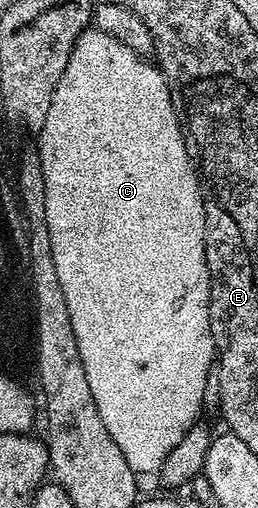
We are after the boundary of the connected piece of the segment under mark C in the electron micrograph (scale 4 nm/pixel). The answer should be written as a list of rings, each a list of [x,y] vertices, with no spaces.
[[[88,30],[79,35],[65,74],[57,82],[53,102],[49,102],[49,114],[45,126],[37,134],[37,147],[41,170],[45,174],[45,218],[48,220],[53,261],[57,268],[58,281],[61,282],[65,296],[95,296],[95,314],[91,326],[87,328],[87,350],[79,352],[85,366],[85,378],[89,378],[89,390],[93,390],[93,402],[97,402],[97,414],[105,422],[105,430],[121,446],[125,462],[137,474],[153,473],[159,470],[166,456],[200,419],[199,407],[203,404],[203,395],[207,392],[207,375],[212,375],[213,361],[217,353],[209,326],[209,302],[211,301],[211,275],[205,262],[205,210],[203,195],[199,189],[199,175],[195,173],[187,147],[183,141],[183,131],[179,129],[179,119],[170,95],[151,96],[147,88],[131,89],[131,80],[127,77],[126,55],[110,56],[106,48],[115,48],[114,37],[98,30]]]

